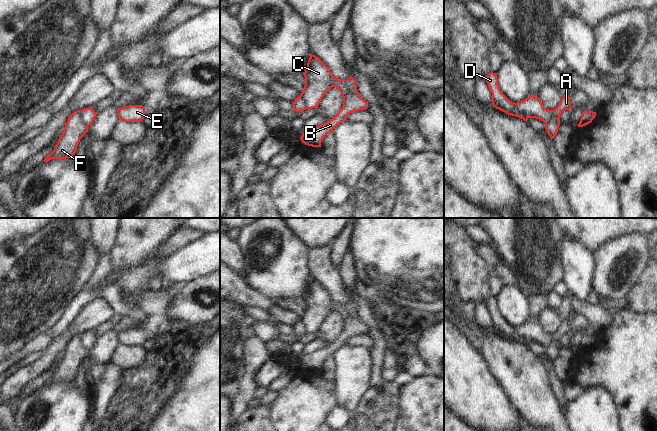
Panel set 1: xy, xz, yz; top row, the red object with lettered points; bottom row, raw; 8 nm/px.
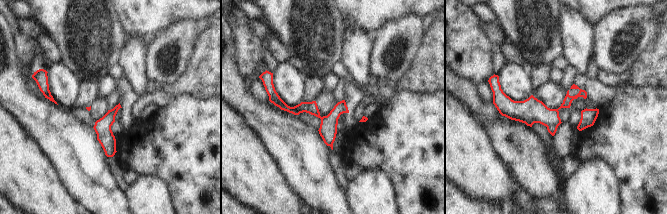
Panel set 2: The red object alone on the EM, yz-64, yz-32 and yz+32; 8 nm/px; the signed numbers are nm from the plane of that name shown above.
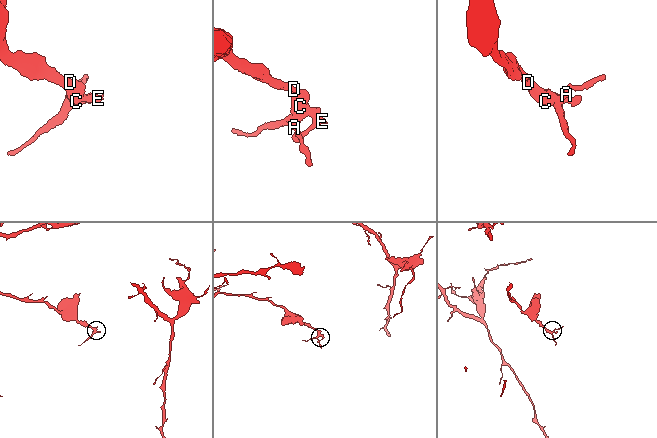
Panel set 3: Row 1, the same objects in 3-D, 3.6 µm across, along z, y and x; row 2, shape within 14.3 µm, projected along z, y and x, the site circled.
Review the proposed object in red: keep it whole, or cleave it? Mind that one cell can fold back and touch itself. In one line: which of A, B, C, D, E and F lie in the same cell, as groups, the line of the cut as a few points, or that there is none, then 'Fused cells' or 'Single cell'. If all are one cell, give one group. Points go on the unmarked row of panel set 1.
Groups: A F / B C D E. Split along xy (80, 334), (80, 343), (87, 350). Fused cells

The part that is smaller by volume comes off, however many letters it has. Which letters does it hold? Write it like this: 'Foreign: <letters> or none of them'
Foreign: A, F

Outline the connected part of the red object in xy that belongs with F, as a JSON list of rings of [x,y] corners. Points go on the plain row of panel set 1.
[[[81,334],[73,336],[67,346],[54,374],[43,384],[66,383],[75,379],[80,363],[88,356],[88,350],[81,345]]]

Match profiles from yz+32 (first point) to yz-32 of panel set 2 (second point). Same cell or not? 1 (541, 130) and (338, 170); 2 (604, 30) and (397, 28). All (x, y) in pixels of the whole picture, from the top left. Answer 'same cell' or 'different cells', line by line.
1: same cell
2: same cell

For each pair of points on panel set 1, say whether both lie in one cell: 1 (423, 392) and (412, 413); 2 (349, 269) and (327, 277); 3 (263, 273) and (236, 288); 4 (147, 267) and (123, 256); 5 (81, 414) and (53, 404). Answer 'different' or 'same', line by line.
1: same
2: different
3: different
4: same
5: same

